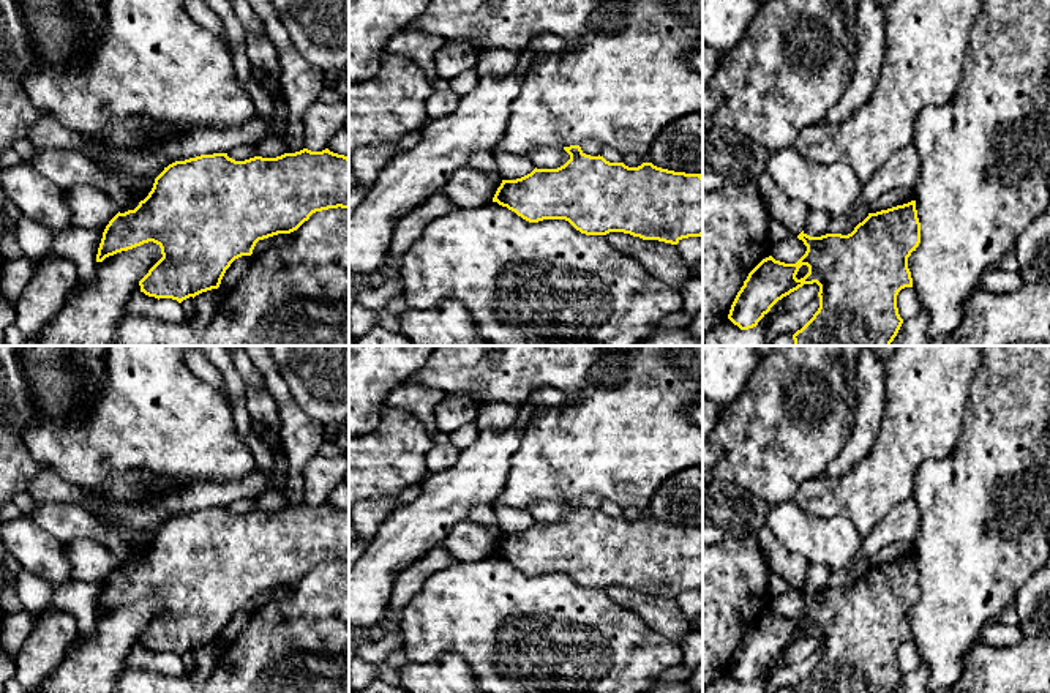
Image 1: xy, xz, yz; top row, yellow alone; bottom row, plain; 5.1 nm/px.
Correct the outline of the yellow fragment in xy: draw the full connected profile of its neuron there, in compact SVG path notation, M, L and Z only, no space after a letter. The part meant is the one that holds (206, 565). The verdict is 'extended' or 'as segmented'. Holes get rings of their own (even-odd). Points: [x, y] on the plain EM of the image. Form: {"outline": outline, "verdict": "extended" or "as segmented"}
{"outline": "M303 502L276 511L254 510L235 515L227 507L201 508L175 515L155 532L148 549L134 564L117 567L103 586L96 616L122 605L153 595L161 601L163 611L139 635L141 646L155 652L172 652L182 657L189 650L218 642L231 617L251 609L259 594L297 584L316 565L328 562L349 562L349 511L330 505Z", "verdict": "as segmented"}

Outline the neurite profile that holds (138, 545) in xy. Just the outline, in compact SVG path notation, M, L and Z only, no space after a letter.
M79 504L79 505L87 508L96 519L99 519L103 524L115 529L123 537L125 545L129 546L129 556L125 560L118 562L120 567L134 564L139 559L139 556L144 554L148 549L148 546L152 545L155 532L148 532L145 535L134 535L134 534L128 532L123 527L123 524L111 515L111 511L92 510L85 504Z

